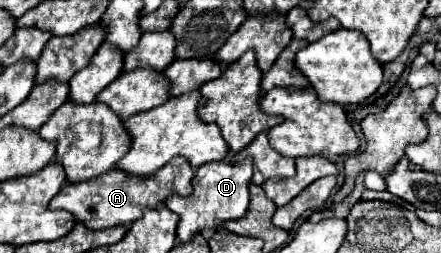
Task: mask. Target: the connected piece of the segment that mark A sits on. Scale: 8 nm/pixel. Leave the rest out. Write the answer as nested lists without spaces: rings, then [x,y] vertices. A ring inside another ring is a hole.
[[[172,159],[168,167],[162,167],[152,175],[152,179],[128,179],[128,175],[120,175],[116,167],[98,175],[96,179],[88,179],[84,183],[66,183],[60,193],[50,201],[50,209],[66,209],[76,215],[88,229],[102,229],[114,225],[130,225],[142,217],[144,207],[156,207],[160,201],[166,201],[172,191],[188,197],[192,193],[194,169],[184,163],[184,159]]]

